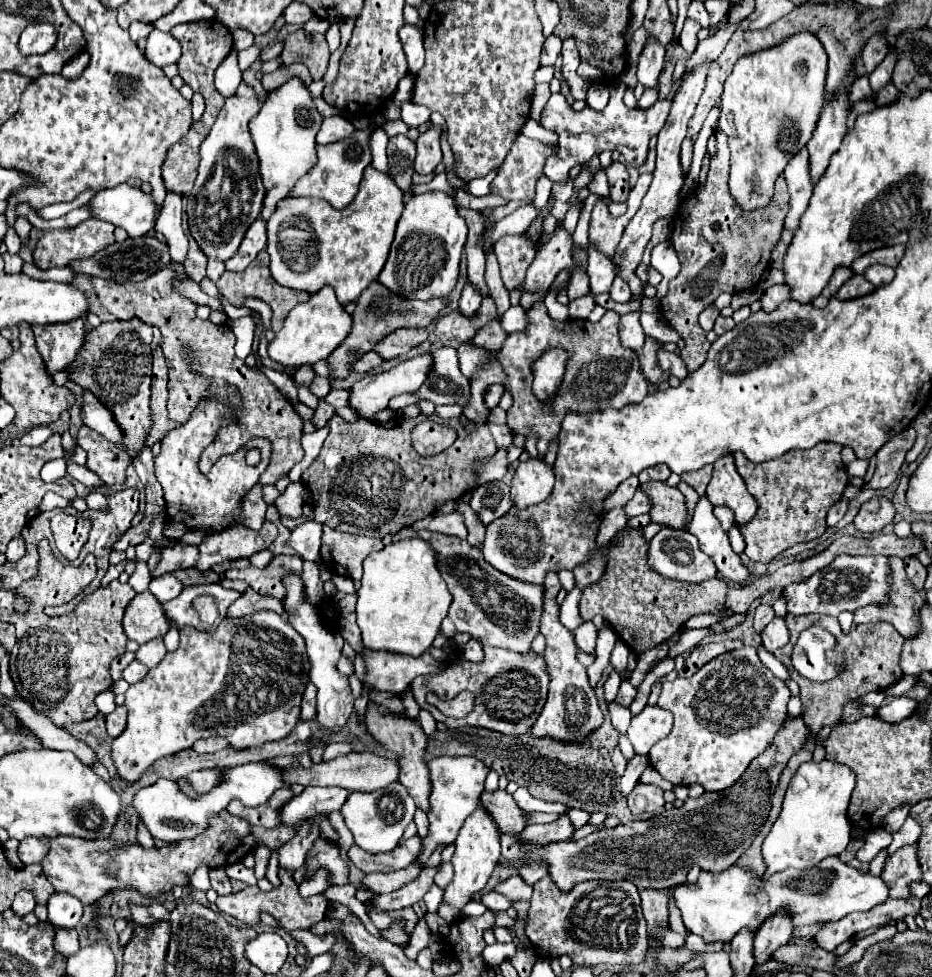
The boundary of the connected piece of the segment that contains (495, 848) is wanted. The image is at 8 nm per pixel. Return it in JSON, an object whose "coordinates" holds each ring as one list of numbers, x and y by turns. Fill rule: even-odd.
{"coordinates":[[477,806,477,810,465,820,465,826,461,828,457,840,455,840,455,854,451,858,451,864,455,868,455,876,453,882,445,888,445,902,455,906,455,908,463,908,477,892,481,892,487,884,487,880,493,874,495,864,499,862,501,856,501,830,497,826,497,822,491,818,491,814,485,810,485,806]]}

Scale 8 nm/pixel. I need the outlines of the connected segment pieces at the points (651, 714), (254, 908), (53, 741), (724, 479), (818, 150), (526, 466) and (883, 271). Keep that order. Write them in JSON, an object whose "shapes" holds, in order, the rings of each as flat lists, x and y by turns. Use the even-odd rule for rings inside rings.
{"shapes":[[[645,706,643,712,633,716,627,736,635,748,635,754,649,754,649,750,669,734,673,726,673,714,659,706]],[[279,868,279,878,281,884,277,888,273,888,271,892,261,892,259,886,247,886,245,890,237,892,237,894,227,894,227,896,219,896,215,900,217,908,229,916,235,916,237,920,241,920,243,924,255,926,261,922,261,914,267,912,271,914,285,932,293,932,293,930,311,930,317,922,321,922,323,918,327,918,329,912,329,900,323,894,315,894,309,898,301,898,299,894,299,884,293,880,293,872]],[[5,700,3,702,9,704,9,708,13,708,13,714,17,714,17,718,27,724,31,728,31,732,41,738,43,746,45,748,55,748,55,750,69,750,73,752,83,764,93,764,97,758,95,758,95,752,83,744,81,740,73,738,69,732,65,732,63,728,55,726,51,720,43,718,43,716,37,716,33,714,33,710,29,706,25,706,25,702,11,702,11,700]],[[725,454,713,464,713,478,707,486,707,498,713,506,729,506,735,512,737,524,749,522,757,512,757,502,737,472,733,454]],[[837,90,833,102,825,104,825,110,817,122,813,138,807,142,809,150,809,176,815,184,829,166,833,152,839,150,841,140,847,132,845,118,847,118,849,100,845,98,845,90]],[[529,458,527,462,521,462,511,480,513,506,523,510,533,502,543,502,543,498,547,498,553,490,553,482,553,470,541,458]],[[873,264,865,270,863,274,869,282,873,282,875,286,883,286,883,284,889,284,895,276,895,270,889,268,889,266,881,266,881,264]]]}

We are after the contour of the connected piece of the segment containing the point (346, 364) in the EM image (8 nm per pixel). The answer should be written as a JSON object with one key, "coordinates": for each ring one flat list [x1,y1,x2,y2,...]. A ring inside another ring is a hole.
{"coordinates":[[379,282,369,284,361,292,361,296,357,298,357,308,351,314,353,316,353,330,351,330,351,334,327,358,329,366,333,366,331,378,345,378,349,374,351,364,357,362,357,358,361,358,361,354,373,350,375,342,379,342,381,338,385,338,393,330,397,330,397,328,425,328,425,326,429,326,429,322,445,308,445,304,447,304,445,298,427,300,427,302,423,302,423,300,407,300,407,298,401,298,401,296,393,294,391,290,385,290,385,286,381,286]]}

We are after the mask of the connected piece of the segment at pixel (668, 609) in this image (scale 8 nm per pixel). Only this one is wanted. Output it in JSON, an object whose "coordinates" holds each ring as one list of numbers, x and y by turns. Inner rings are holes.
{"coordinates":[[641,530,623,534,617,548,611,548,609,552,609,562,601,580,585,588,581,594,579,610,583,620,601,614,635,654,641,654,665,642,671,634,679,632,681,626,695,614,719,614,721,624,727,630,741,622,741,616,725,614,727,612,725,600,729,590,729,584,725,580,711,578,703,584,667,580,649,568,647,548,649,544,643,540]]}

